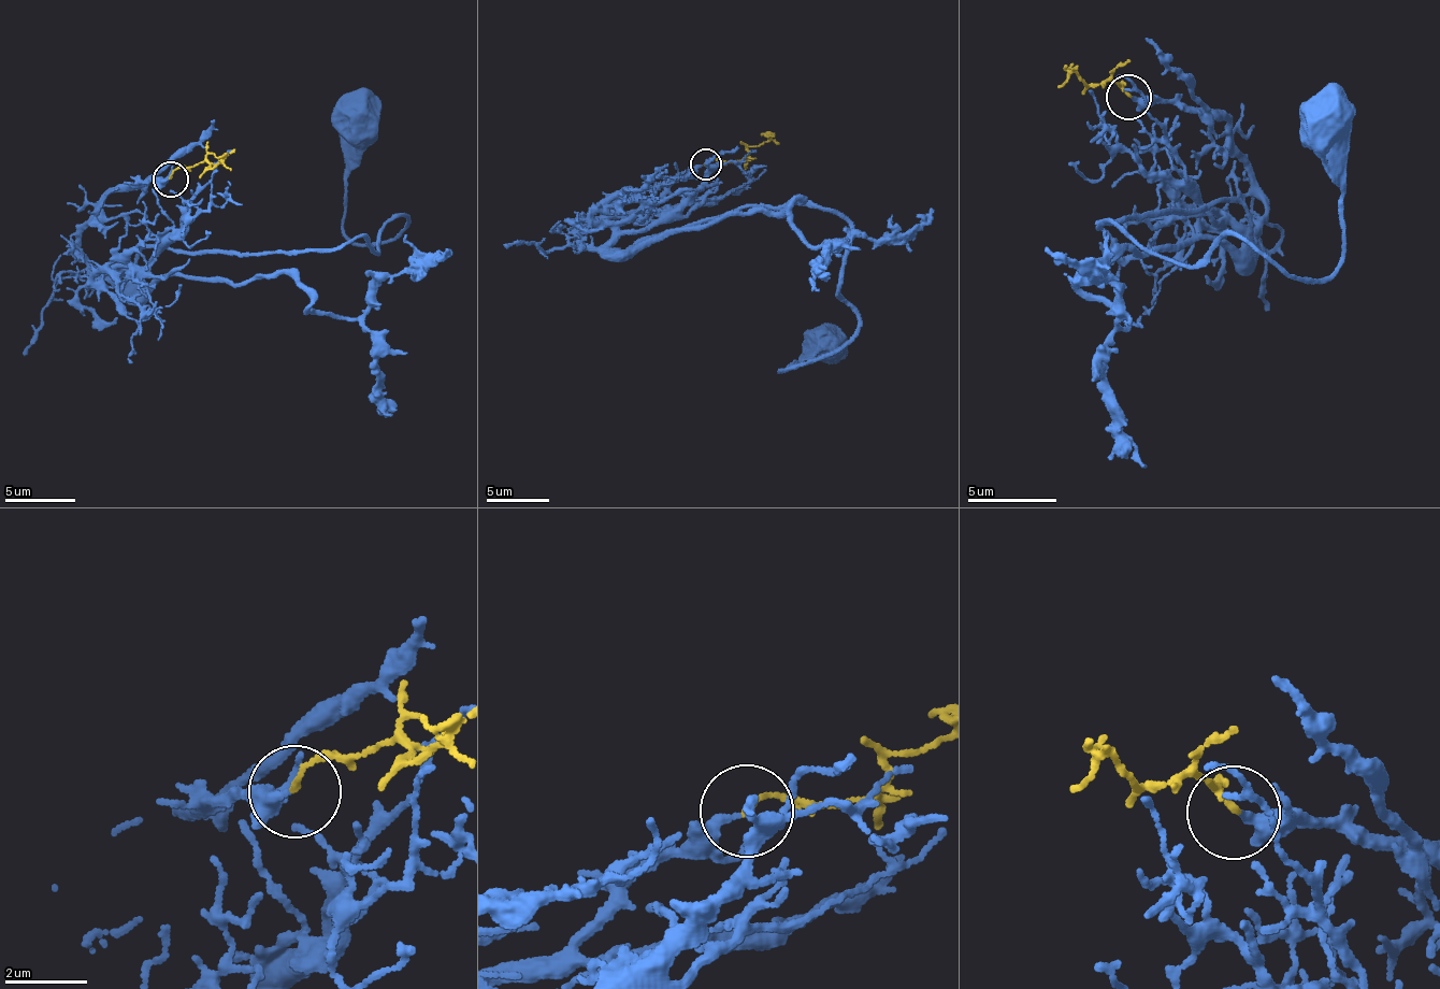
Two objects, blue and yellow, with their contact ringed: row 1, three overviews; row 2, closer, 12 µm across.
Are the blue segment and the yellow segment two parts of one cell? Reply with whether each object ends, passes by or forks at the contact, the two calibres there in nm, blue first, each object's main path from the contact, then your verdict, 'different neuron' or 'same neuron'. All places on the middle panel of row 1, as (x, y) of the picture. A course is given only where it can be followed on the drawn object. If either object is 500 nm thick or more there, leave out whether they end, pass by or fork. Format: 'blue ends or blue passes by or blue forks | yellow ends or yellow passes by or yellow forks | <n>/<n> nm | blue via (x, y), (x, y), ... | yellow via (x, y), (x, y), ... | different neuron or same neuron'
blue ends | yellow ends | 260/120 nm | blue via (703, 165), (613, 247), (749, 205), (829, 209), (855, 332), (781, 372), (840, 341) | yellow via (706, 165), (715, 159), (734, 163), (745, 156), (750, 145), (775, 134) | same neuron

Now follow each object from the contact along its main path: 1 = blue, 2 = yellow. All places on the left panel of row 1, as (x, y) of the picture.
1: (168, 177), (143, 183), (174, 235), (123, 273), (154, 246), (378, 251), (404, 215), (344, 229), (366, 87)
2: (171, 177), (177, 169), (206, 161), (209, 169), (224, 161), (231, 170)

